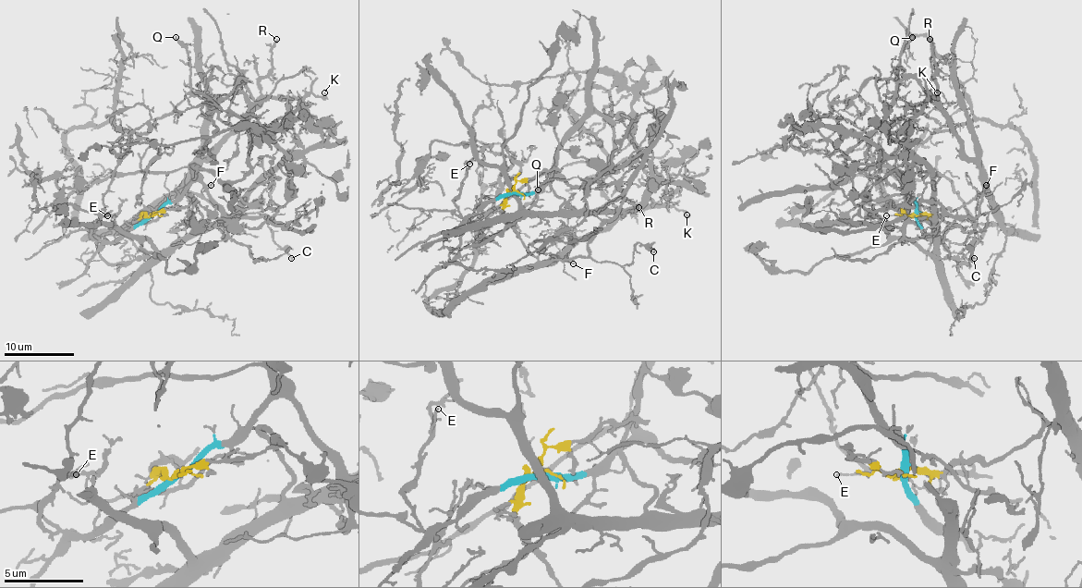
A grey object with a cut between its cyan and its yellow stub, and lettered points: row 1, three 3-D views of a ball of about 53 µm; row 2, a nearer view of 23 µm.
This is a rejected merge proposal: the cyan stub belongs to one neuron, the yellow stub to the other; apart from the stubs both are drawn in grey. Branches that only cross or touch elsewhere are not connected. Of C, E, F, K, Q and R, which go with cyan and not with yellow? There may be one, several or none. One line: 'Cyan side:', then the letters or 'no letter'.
Cyan side: E, Q

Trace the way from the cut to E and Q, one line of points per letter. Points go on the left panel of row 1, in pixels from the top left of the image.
E: (151, 215), (114, 242), (96, 240), (91, 229), (101, 215), (106, 215)
Q: (151, 215), (196, 166), (237, 182), (250, 168), (249, 102), (235, 92), (196, 94), (190, 56), (175, 37)

